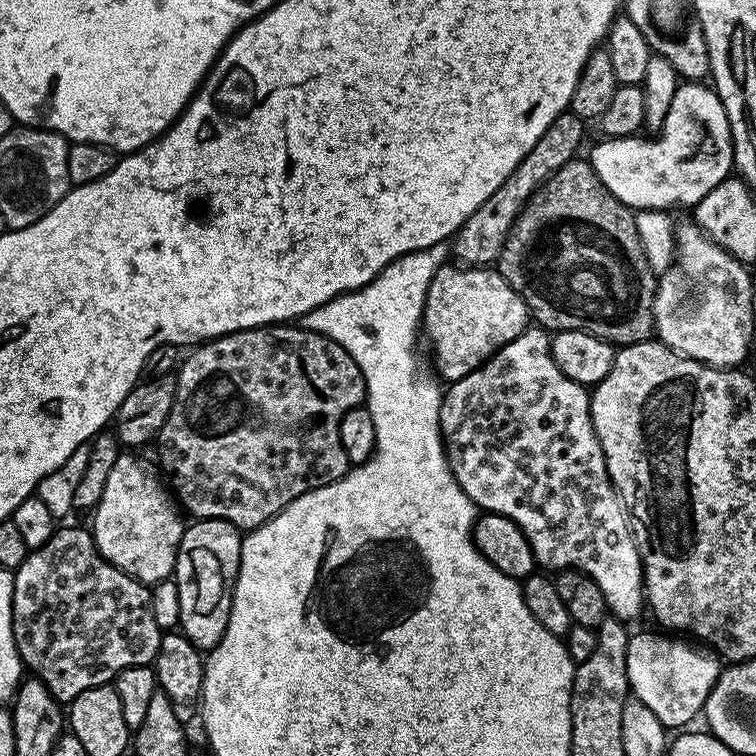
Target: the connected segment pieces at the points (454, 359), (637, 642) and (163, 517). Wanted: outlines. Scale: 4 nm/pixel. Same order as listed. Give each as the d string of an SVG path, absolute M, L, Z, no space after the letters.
M445 262L430 282L424 303L422 332L432 343L435 371L441 381L466 378L466 374L489 360L501 346L521 336L529 324L530 313L524 299L508 285L499 271L491 267L457 266Z
M656 632L629 635L626 650L628 686L631 695L646 702L646 706L654 710L658 722L662 722L665 728L680 730L691 725L688 723L703 713L706 698L721 674L722 660L707 647L691 648L688 644L679 644L678 641L671 640L676 639L671 635Z
M121 454L110 469L106 490L102 490L102 498L91 516L90 531L96 549L115 568L149 586L167 580L175 573L176 551L186 520L153 461L151 464L143 460L140 454Z

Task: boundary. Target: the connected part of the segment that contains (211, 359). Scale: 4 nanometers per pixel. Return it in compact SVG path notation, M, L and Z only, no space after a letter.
M283 323L269 324L262 328L247 328L241 332L227 332L224 336L201 343L193 352L196 352L193 356L188 356L185 360L183 357L175 373L174 406L170 406L170 414L162 426L160 435L154 441L154 449L156 448L157 454L160 455L159 471L166 477L179 507L189 517L198 520L225 520L235 528L251 530L275 518L285 506L294 502L294 498L315 488L338 482L349 472L346 450L342 450L342 442L338 438L338 426L351 408L359 408L365 403L366 389L362 370L358 370L358 362L354 362L354 358L350 358L350 354L346 354L346 350L342 350L338 342L312 332L309 328Z

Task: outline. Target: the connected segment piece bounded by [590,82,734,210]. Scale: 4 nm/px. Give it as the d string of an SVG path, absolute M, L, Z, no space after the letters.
M681 83L657 136L657 140L627 137L623 141L624 156L591 157L594 174L627 208L672 210L675 204L694 206L714 186L729 179L734 168L732 131L719 96L707 83Z

